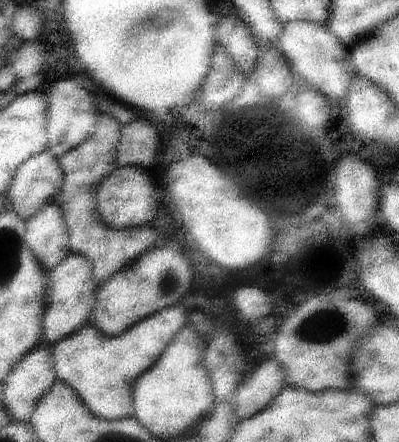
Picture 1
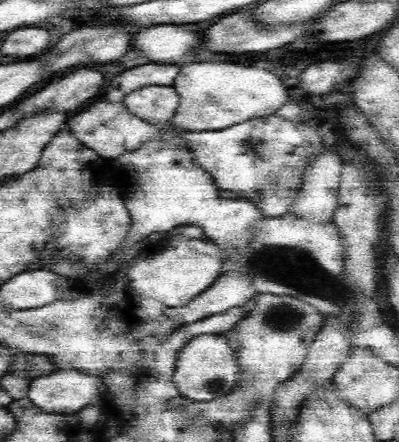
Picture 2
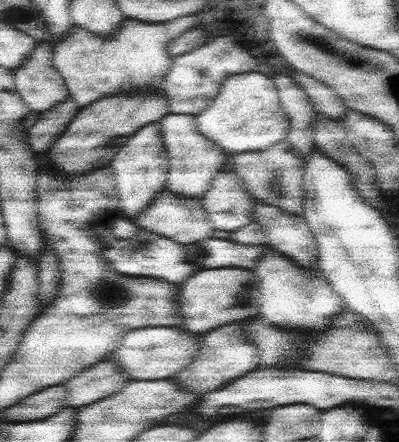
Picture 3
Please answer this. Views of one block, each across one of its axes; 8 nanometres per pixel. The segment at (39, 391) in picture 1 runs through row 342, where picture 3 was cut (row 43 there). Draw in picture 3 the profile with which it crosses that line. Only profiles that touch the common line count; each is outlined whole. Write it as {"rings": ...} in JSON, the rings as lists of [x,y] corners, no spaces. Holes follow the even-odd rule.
{"rings":[[[49,42],[37,46],[31,58],[15,70],[15,82],[33,112],[45,114],[71,96],[65,78],[55,68],[55,48]]]}

